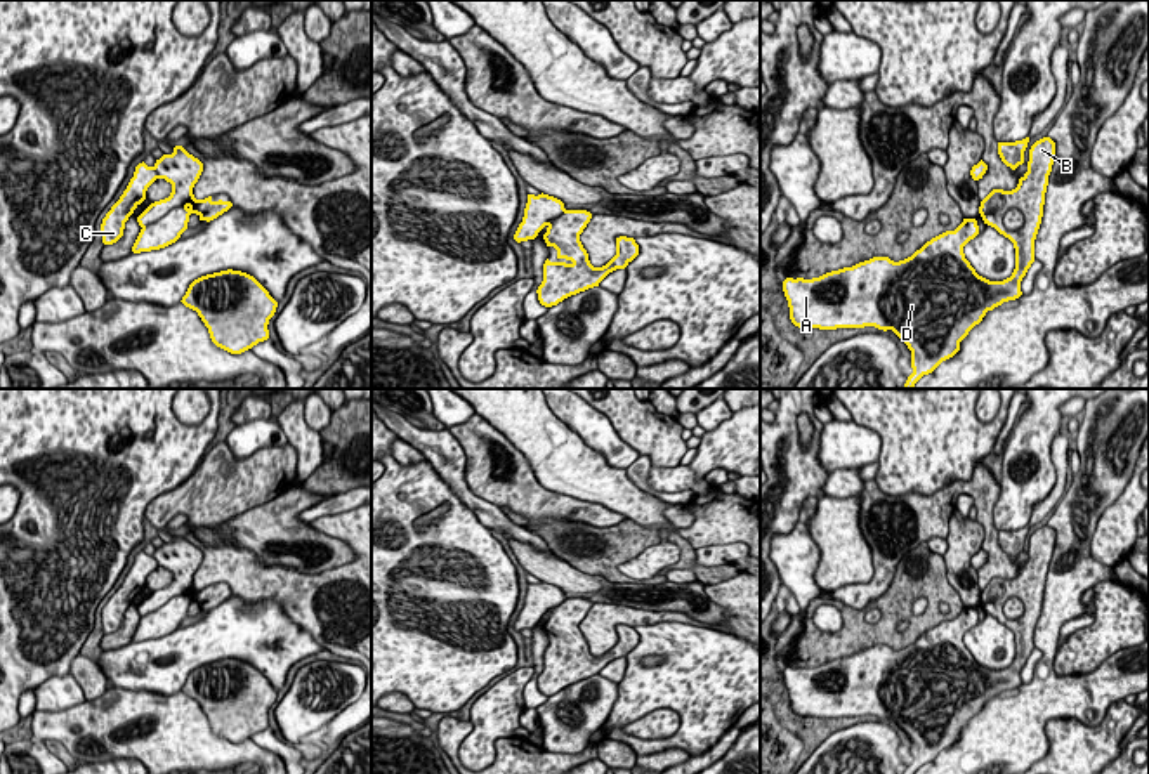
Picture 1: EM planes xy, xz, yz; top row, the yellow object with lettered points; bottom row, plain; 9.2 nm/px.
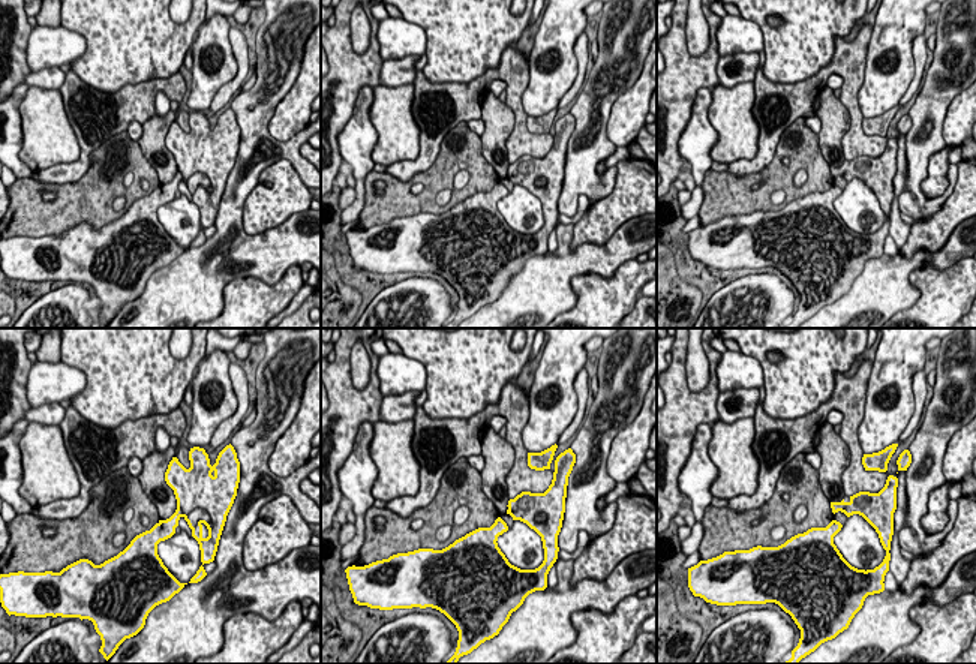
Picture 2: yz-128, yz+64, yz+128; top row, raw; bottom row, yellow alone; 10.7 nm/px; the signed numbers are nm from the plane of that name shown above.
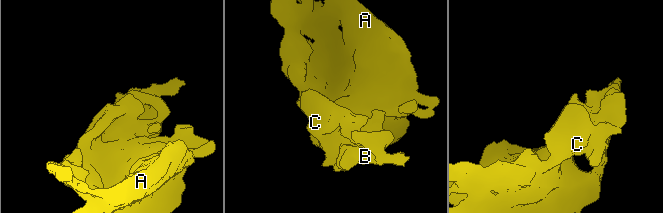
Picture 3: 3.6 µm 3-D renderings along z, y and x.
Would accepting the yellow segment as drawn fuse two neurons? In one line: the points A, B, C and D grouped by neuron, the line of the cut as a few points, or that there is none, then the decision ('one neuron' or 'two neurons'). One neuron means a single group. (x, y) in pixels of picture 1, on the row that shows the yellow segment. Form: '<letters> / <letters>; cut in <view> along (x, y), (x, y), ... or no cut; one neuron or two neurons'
A B C D; no cut; one neuron

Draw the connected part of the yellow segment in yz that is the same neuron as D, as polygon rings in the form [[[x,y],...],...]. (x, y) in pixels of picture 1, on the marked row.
[[[1050,137],[1036,141],[1029,149],[1028,172],[1012,191],[993,189],[979,207],[984,224],[1008,238],[1015,248],[1015,269],[1003,281],[989,281],[975,272],[965,259],[963,246],[979,234],[975,219],[963,219],[955,231],[946,231],[927,241],[911,257],[894,262],[873,257],[852,267],[826,272],[819,278],[786,278],[783,292],[790,319],[798,328],[864,328],[892,330],[911,351],[913,373],[901,389],[932,373],[942,361],[960,351],[960,342],[982,321],[988,311],[1022,295],[1021,281],[1034,262],[1034,239],[1043,217],[1048,175],[1055,160],[1055,142]]]

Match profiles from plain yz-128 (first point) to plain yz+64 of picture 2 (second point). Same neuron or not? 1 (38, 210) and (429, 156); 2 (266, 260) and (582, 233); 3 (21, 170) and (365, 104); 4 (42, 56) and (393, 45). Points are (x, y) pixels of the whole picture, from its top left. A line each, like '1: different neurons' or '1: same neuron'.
1: different neurons
2: different neurons
3: same neuron
4: same neuron

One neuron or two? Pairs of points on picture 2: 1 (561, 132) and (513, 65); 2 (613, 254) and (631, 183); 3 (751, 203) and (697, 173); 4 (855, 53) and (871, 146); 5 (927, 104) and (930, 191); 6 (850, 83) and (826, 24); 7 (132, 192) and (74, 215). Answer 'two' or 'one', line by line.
1: one
2: two
3: two
4: one
5: two
6: two
7: one

